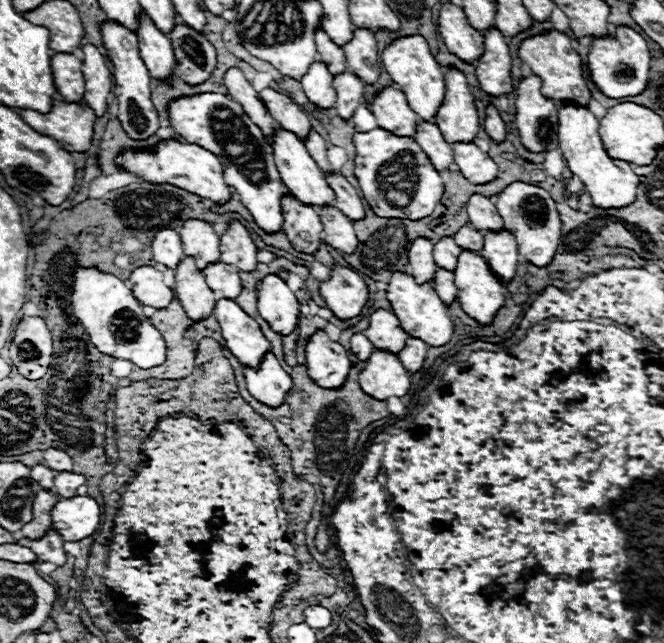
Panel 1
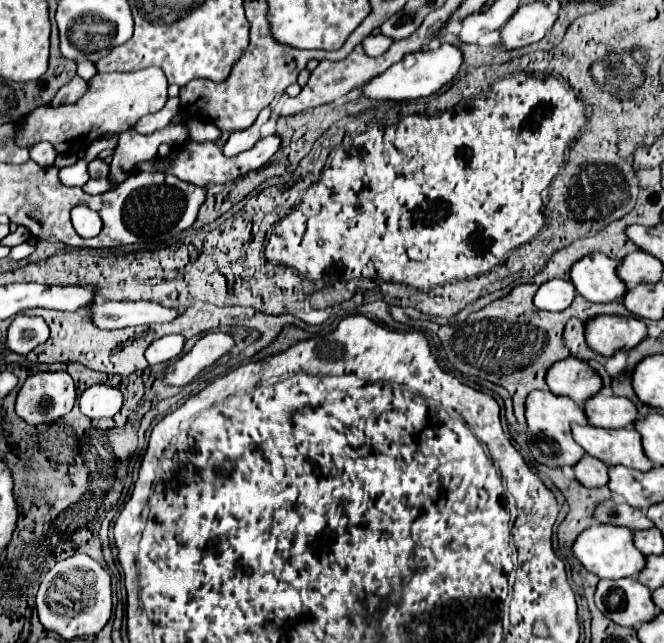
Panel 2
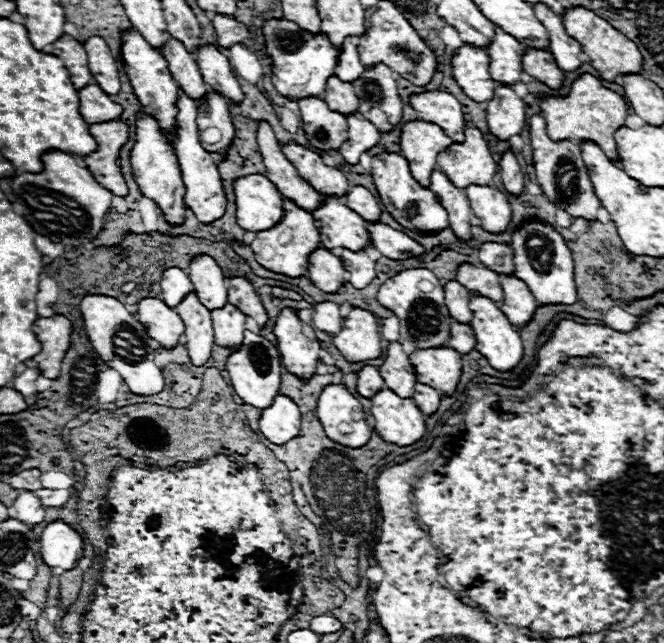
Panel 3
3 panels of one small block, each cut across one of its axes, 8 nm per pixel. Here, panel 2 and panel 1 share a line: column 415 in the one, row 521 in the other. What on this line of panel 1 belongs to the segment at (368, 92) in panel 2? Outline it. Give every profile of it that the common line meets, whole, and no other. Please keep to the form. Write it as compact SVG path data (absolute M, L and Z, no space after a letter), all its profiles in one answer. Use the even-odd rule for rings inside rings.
M90 496L62 498L52 508L52 528L64 542L78 542L98 530L100 506Z

